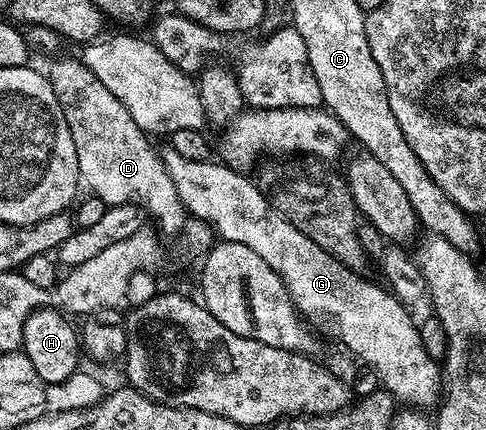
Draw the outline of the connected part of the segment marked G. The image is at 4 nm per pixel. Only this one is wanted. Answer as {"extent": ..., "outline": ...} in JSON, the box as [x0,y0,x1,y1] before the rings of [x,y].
{"extent":[162,148,442,408],"outline":[[[170,148],[163,151],[162,161],[164,171],[170,176],[185,211],[193,219],[207,222],[217,239],[234,244],[246,244],[246,248],[251,248],[258,256],[262,256],[262,260],[266,260],[266,264],[270,264],[270,268],[278,272],[301,319],[307,320],[313,327],[321,326],[328,334],[336,333],[340,337],[341,344],[350,353],[357,354],[380,377],[379,385],[387,390],[393,399],[400,401],[401,398],[404,401],[401,403],[412,408],[428,408],[424,406],[437,405],[442,394],[441,363],[437,359],[435,362],[428,355],[419,328],[412,323],[411,316],[404,311],[407,310],[405,303],[401,302],[395,294],[389,292],[383,285],[380,287],[367,282],[367,277],[355,274],[353,270],[343,266],[337,258],[330,256],[330,252],[318,248],[318,244],[314,244],[310,236],[298,232],[298,228],[294,228],[294,224],[290,224],[286,216],[282,216],[274,209],[272,201],[261,192],[259,185],[253,179],[252,182],[248,179],[247,173],[231,170],[220,160],[206,162],[185,160]]]}

